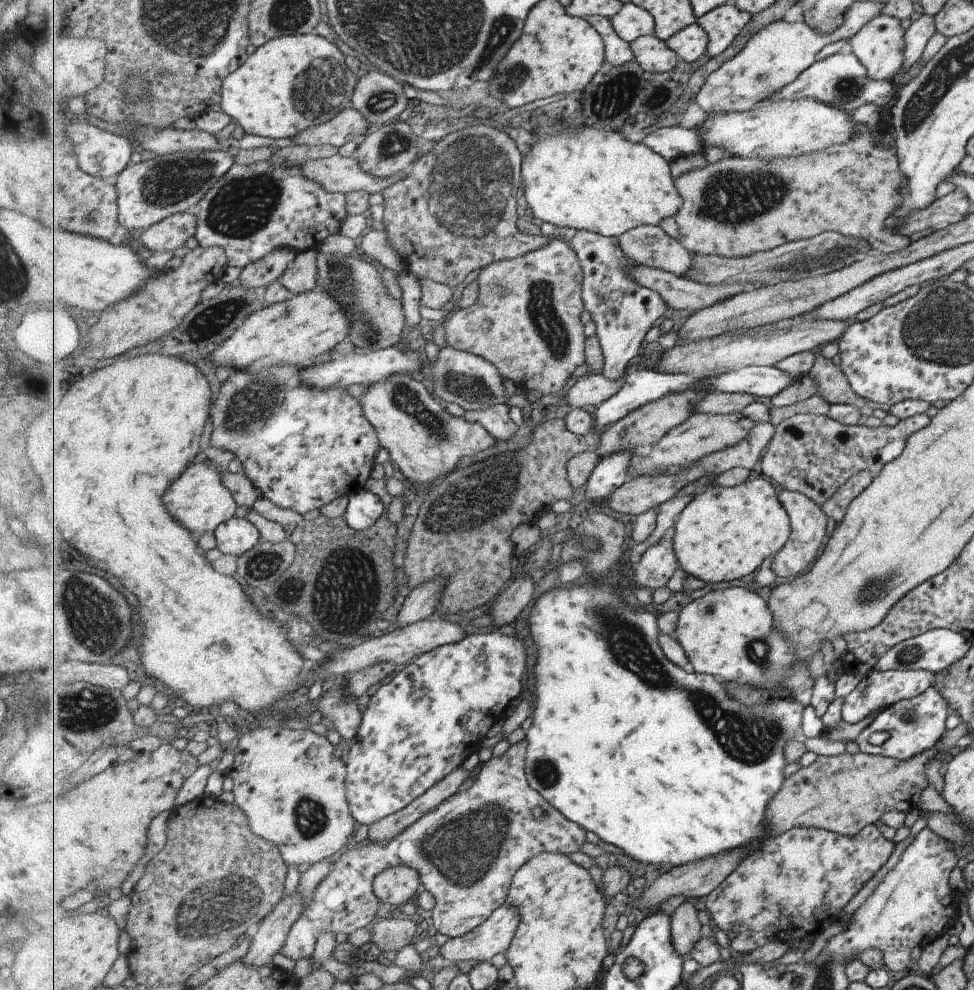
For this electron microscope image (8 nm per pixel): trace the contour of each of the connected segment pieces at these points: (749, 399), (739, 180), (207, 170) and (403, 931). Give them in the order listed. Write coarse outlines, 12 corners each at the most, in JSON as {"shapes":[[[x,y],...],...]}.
{"shapes":[[[743,392],[707,394],[695,413],[733,414],[757,403]],[[867,125],[796,157],[727,155],[674,179],[693,255],[823,231],[880,253],[907,180]],[[231,150],[148,155],[113,178],[119,222],[195,211]],[[416,922],[373,923],[370,941],[383,952],[401,950],[415,936]]]}

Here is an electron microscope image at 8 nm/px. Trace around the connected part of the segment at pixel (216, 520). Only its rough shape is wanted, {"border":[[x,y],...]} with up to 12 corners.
{"border":[[191,465],[167,490],[171,516],[197,537],[239,508],[223,472]]}

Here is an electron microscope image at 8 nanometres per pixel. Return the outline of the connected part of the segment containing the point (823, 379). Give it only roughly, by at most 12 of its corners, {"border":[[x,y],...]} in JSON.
{"border":[[819,348],[811,378],[816,394],[830,405],[845,403],[865,411],[867,399],[853,392],[840,367]]}

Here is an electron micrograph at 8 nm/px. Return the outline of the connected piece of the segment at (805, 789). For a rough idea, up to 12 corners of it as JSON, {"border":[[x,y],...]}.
{"border":[[941,750],[817,755],[765,818],[855,836],[909,813]]}

